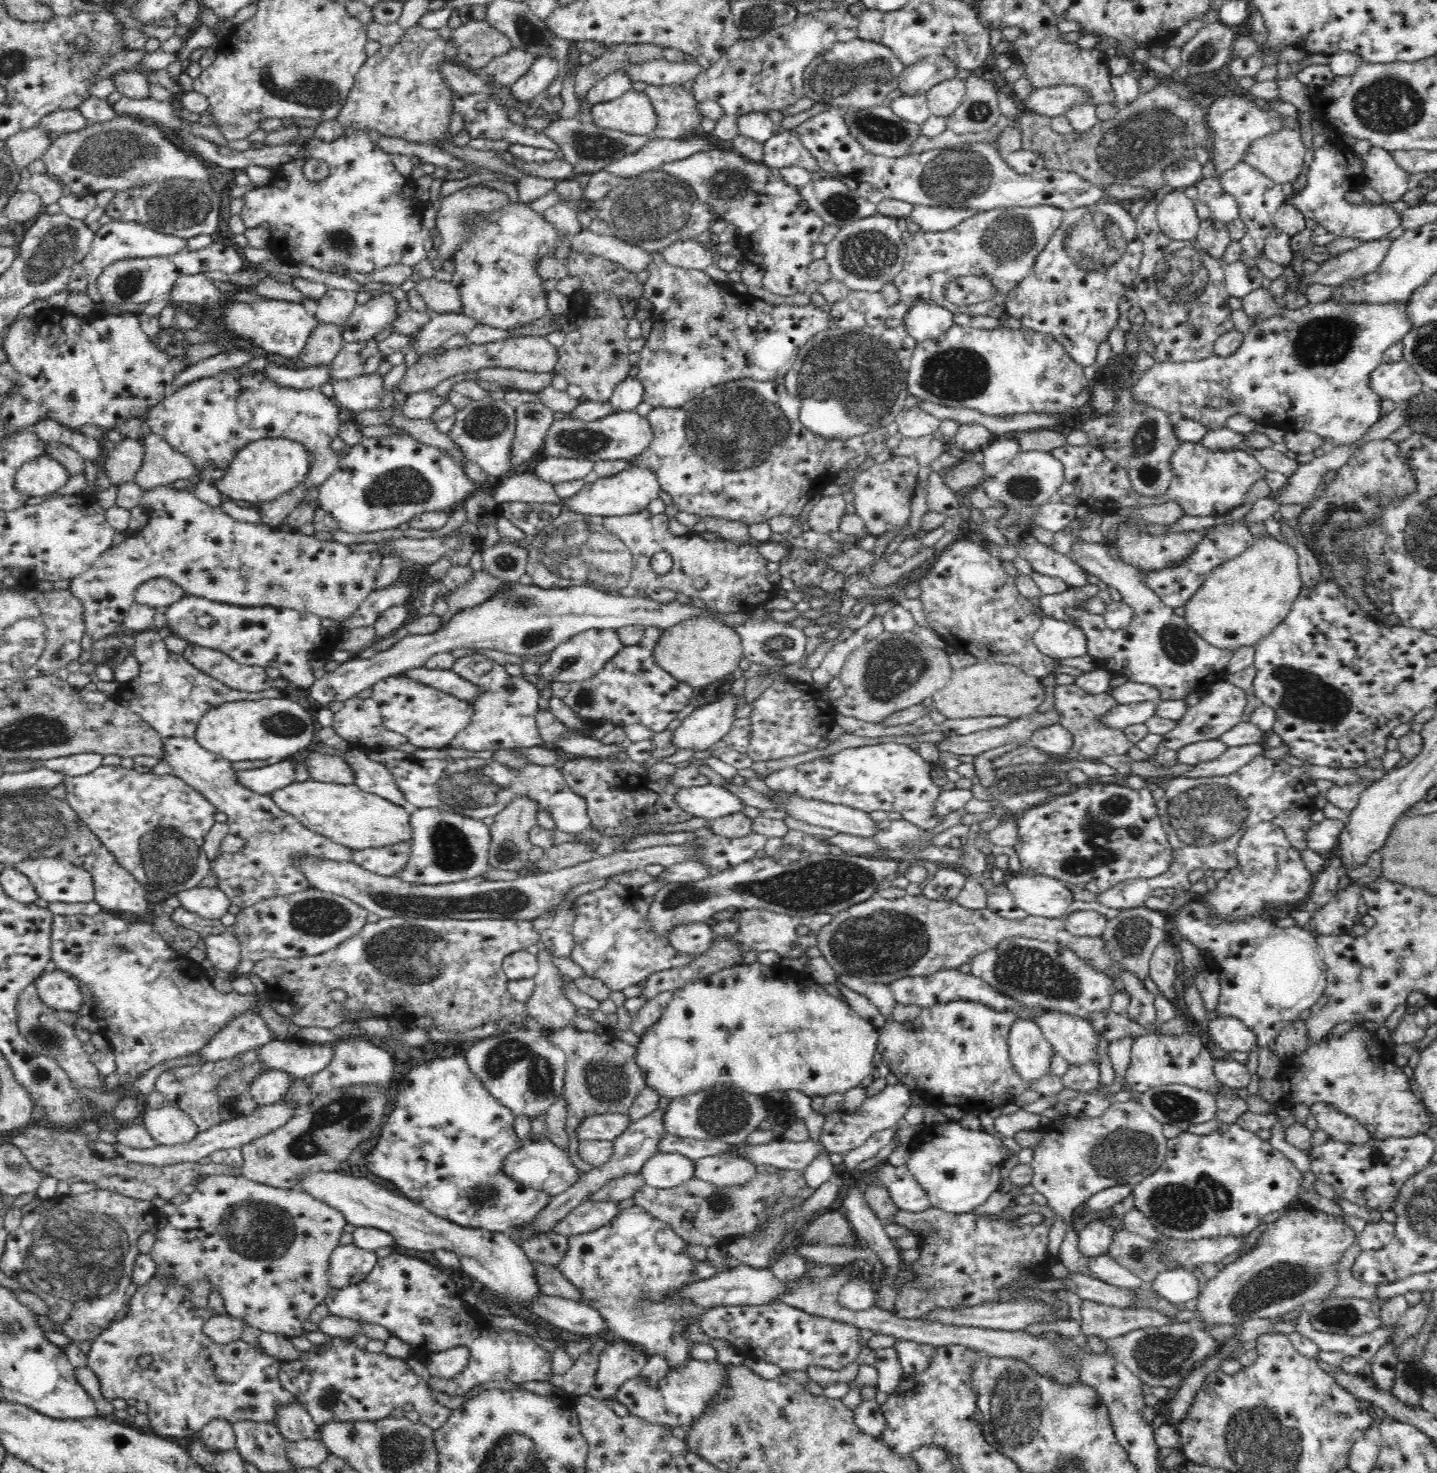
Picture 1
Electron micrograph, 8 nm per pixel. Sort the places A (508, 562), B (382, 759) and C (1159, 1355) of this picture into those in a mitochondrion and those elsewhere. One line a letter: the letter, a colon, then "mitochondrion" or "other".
A: mitochondrion
B: other
C: mitochondrion

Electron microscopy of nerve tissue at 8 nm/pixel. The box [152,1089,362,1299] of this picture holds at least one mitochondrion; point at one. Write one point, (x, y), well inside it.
(261, 1230)

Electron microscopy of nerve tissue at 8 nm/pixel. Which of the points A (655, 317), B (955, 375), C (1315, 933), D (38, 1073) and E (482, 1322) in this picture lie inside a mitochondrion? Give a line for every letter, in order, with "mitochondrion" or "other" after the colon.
A: other
B: mitochondrion
C: other
D: mitochondrion
E: other

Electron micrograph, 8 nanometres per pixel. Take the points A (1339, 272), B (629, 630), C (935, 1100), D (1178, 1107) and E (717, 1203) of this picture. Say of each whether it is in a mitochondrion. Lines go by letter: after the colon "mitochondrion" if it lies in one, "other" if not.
A: other
B: other
C: other
D: mitochondrion
E: mitochondrion

